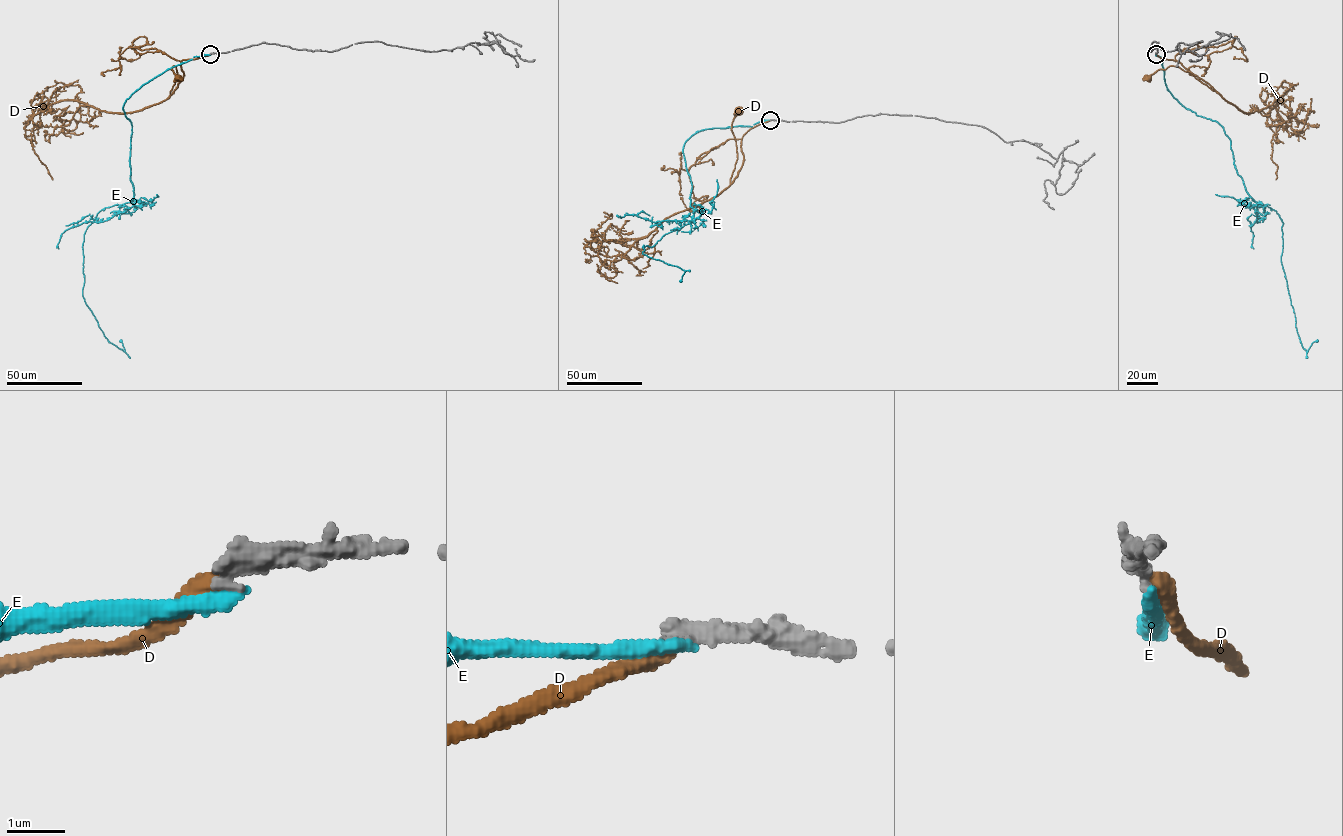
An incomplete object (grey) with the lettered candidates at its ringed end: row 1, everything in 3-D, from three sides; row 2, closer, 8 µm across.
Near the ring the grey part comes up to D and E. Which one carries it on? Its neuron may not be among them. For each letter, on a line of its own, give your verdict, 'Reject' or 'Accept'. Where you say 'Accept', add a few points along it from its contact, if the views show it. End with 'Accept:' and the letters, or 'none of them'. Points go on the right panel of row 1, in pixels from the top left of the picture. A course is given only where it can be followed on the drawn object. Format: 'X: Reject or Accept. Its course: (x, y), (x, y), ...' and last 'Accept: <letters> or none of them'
D: Reject
E: Reject
Accept: none of them

